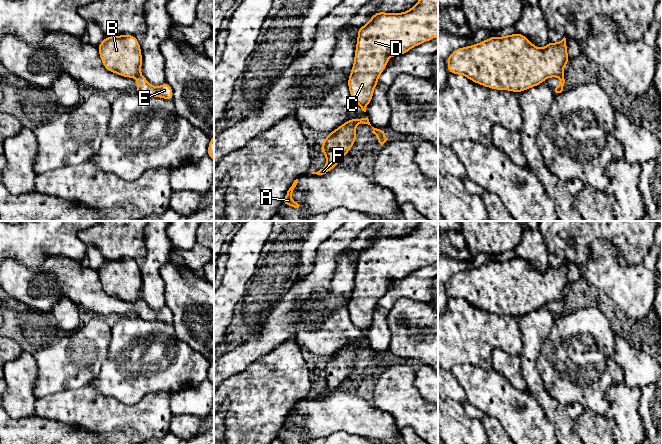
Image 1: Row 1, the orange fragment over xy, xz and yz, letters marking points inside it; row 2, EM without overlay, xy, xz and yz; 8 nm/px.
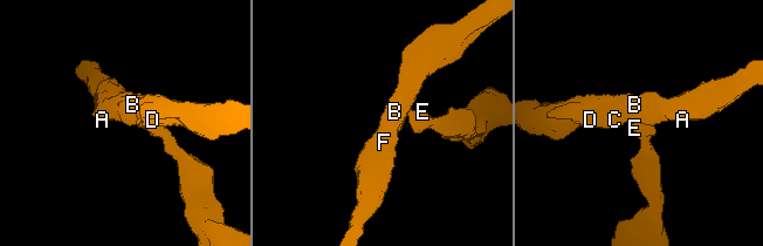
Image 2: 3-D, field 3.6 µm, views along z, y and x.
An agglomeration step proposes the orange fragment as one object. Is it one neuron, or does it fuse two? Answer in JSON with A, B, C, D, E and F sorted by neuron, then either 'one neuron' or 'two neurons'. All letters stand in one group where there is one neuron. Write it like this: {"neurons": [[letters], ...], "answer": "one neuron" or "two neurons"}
{"neurons": [["A", "B", "C", "D", "F"], ["E"]], "answer": "two neurons"}

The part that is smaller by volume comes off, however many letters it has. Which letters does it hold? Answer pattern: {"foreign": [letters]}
{"foreign": ["E"]}

